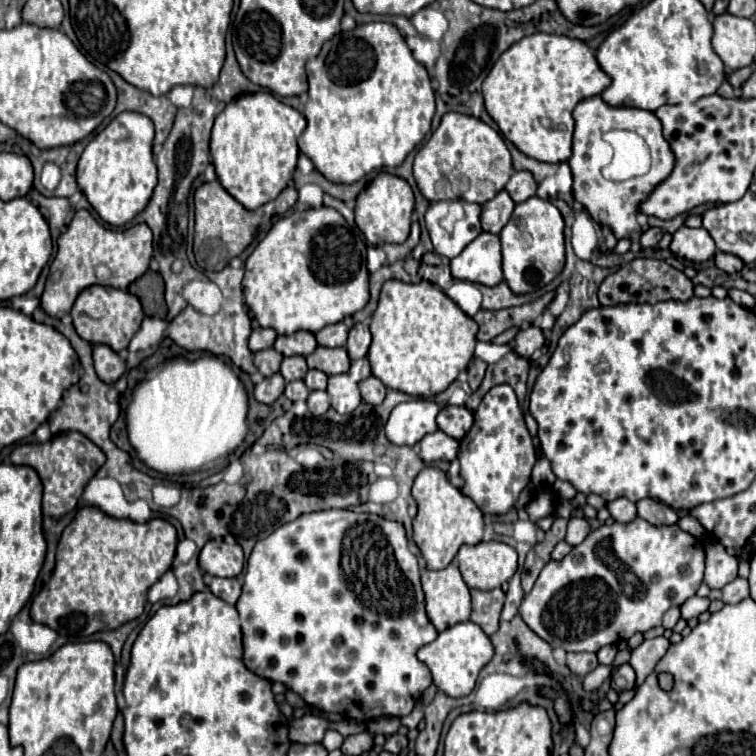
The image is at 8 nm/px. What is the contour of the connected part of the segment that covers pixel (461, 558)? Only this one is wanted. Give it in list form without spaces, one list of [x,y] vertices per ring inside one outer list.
[[[500,541],[462,545],[456,555],[460,573],[468,587],[488,591],[506,583],[518,569],[518,553]]]

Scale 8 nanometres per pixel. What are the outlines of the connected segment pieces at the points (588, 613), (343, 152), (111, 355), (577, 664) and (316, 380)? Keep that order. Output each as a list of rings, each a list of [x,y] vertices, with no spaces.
[[[644,519],[614,523],[610,527],[604,525],[592,531],[562,561],[550,561],[542,569],[532,591],[520,605],[520,615],[524,623],[552,647],[562,647],[564,651],[598,651],[604,645],[630,639],[636,631],[646,633],[648,629],[662,625],[662,615],[670,605],[682,605],[696,593],[702,583],[702,573],[702,545],[678,525],[654,527]]]
[[[364,23],[352,31],[334,35],[324,43],[322,51],[306,63],[306,73],[310,89],[304,117],[308,125],[298,137],[298,147],[328,181],[354,183],[374,169],[396,167],[430,131],[436,111],[430,75],[426,67],[414,59],[404,37],[392,23]]]
[[[94,345],[94,367],[104,383],[114,383],[124,375],[126,361],[122,361],[108,345]]]
[[[568,653],[566,665],[574,675],[584,677],[598,667],[598,659],[596,659],[596,653]]]
[[[310,369],[308,375],[304,377],[304,383],[310,391],[314,389],[326,389],[326,381],[328,381],[328,375],[324,371],[316,371],[316,369]]]

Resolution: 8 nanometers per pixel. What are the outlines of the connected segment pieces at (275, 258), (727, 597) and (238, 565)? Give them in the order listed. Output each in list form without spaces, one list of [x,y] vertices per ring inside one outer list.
[[[332,207],[294,211],[288,217],[278,219],[268,235],[246,259],[244,297],[252,315],[262,327],[272,327],[278,335],[292,335],[300,329],[316,333],[318,329],[342,321],[348,315],[360,311],[368,299],[368,267],[364,263],[366,243],[362,231],[346,223],[346,219]]]
[[[736,577],[734,581],[730,581],[730,583],[722,589],[722,593],[724,593],[724,597],[722,597],[724,603],[738,603],[738,601],[746,599],[746,597],[748,597],[748,579]]]
[[[208,541],[200,551],[200,567],[214,577],[236,577],[244,567],[244,553],[238,543]]]

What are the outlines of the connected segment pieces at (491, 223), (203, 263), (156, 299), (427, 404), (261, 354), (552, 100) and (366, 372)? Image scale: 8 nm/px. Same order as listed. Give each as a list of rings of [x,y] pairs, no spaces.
[[[502,189],[494,199],[482,205],[482,229],[488,233],[500,233],[508,223],[514,205],[516,203],[512,201],[512,197]]]
[[[218,179],[202,183],[194,193],[194,207],[196,207],[196,233],[194,233],[194,257],[196,263],[204,271],[222,271],[232,257],[238,257],[258,233],[260,223],[268,223],[274,215],[286,213],[298,199],[294,187],[286,187],[276,199],[258,207],[256,211],[244,209],[222,185]]]
[[[146,271],[140,279],[136,279],[128,287],[128,291],[140,299],[146,315],[160,317],[160,319],[168,315],[168,307],[164,303],[164,281],[160,273]]]
[[[410,399],[400,403],[390,413],[386,423],[386,437],[396,445],[416,445],[424,435],[438,429],[436,415],[440,405],[434,399]]]
[[[272,347],[254,353],[254,365],[258,367],[258,371],[260,371],[264,377],[274,375],[274,373],[280,369],[282,359],[284,359],[284,355],[280,355],[280,353],[278,353],[276,349],[272,349]]]
[[[534,33],[520,39],[520,43],[514,43],[508,51],[500,55],[500,59],[494,63],[492,71],[484,79],[482,91],[488,115],[496,121],[496,125],[508,141],[512,141],[528,157],[534,157],[544,163],[562,163],[572,155],[574,107],[586,97],[600,95],[610,83],[612,79],[600,69],[594,53],[584,41],[566,35]]]
[[[368,357],[352,361],[352,367],[350,367],[348,373],[352,375],[354,381],[364,381],[364,379],[368,379],[368,377],[372,375],[372,369],[370,369],[370,361],[368,361]]]

